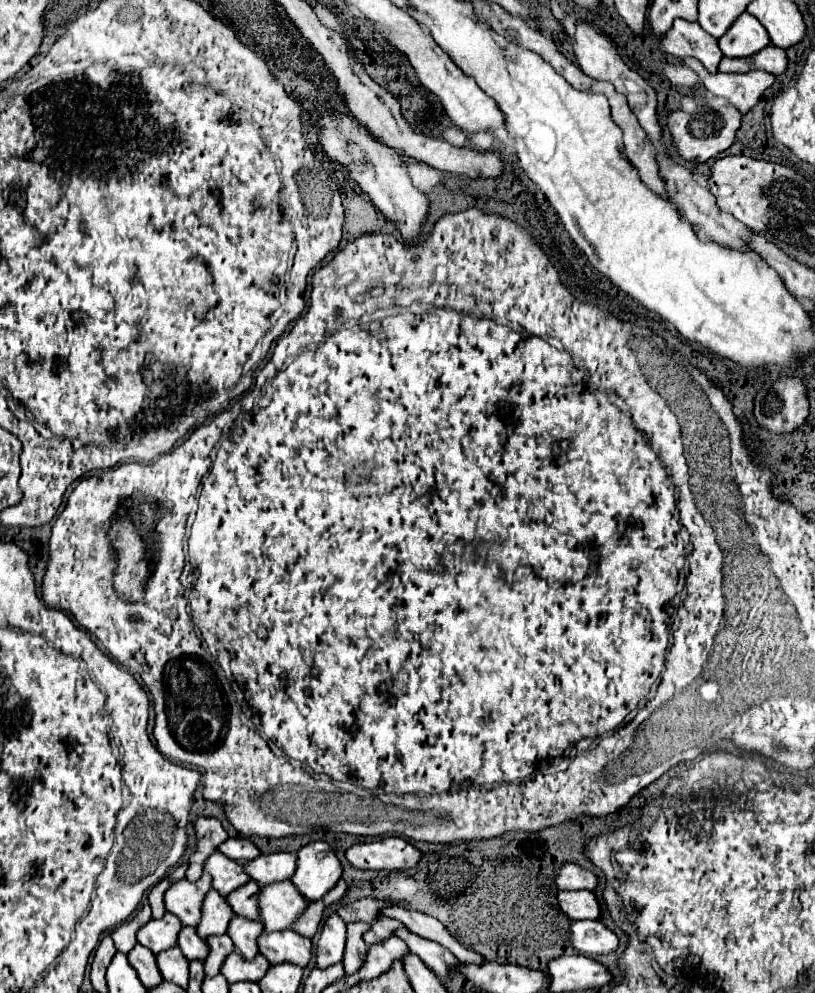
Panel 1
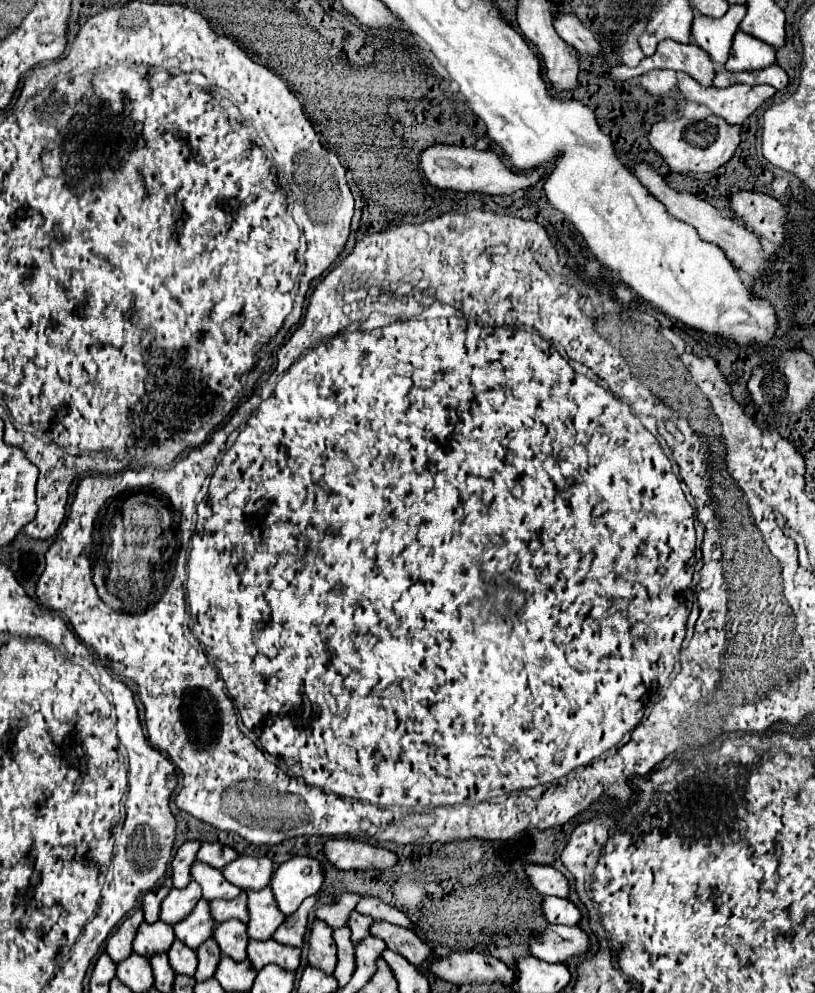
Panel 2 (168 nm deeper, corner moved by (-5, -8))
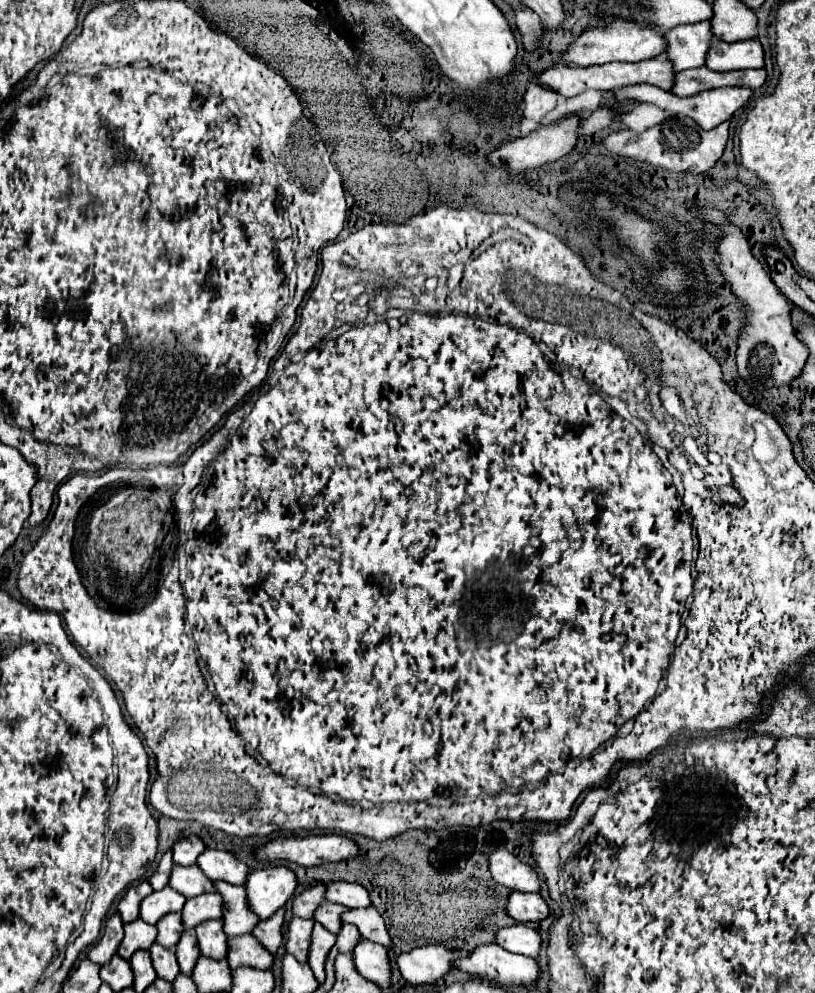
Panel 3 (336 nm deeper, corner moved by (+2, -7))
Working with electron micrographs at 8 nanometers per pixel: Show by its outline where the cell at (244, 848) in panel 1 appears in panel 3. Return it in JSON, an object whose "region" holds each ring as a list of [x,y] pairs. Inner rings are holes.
{"region":[[[189,835],[185,839],[175,841],[171,851],[173,851],[173,863],[187,867],[187,865],[193,865],[197,861],[201,851],[205,851],[205,845],[197,835]]]}

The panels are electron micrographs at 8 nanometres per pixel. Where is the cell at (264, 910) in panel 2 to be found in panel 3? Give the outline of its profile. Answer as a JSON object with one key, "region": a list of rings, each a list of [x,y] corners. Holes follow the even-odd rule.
{"region":[[[213,881],[217,893],[221,893],[223,897],[223,931],[229,937],[237,937],[237,935],[247,935],[253,931],[255,923],[259,923],[259,917],[253,913],[247,905],[247,897],[245,897],[245,889],[225,883],[225,881]]]}

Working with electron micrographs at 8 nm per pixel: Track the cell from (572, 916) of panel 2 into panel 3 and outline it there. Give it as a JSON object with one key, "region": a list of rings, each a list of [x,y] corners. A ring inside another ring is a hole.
{"region":[[[513,891],[507,899],[505,913],[515,919],[517,923],[525,921],[539,921],[549,915],[549,907],[539,893],[521,893]]]}

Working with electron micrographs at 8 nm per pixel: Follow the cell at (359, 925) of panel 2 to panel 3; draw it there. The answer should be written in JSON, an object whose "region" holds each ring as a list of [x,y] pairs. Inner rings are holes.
{"region":[[[325,901],[323,905],[317,907],[313,919],[319,921],[327,931],[337,933],[339,927],[341,927],[341,913],[343,913],[343,911],[345,911],[345,909],[339,907],[337,903],[327,903],[327,901]]]}

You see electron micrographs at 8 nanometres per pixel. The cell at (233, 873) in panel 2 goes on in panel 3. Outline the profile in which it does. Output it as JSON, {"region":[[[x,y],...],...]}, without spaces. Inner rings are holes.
{"region":[[[205,849],[199,855],[197,865],[211,881],[221,879],[221,881],[227,881],[227,883],[233,883],[233,885],[243,885],[245,879],[247,879],[247,865],[243,861],[235,859],[227,851]]]}

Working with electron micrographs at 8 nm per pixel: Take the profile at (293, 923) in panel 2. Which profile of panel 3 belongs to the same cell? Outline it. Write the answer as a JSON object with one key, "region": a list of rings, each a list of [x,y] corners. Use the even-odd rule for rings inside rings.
{"region":[[[279,909],[275,915],[271,915],[269,919],[261,921],[255,925],[255,929],[251,931],[251,935],[269,951],[275,953],[277,947],[281,945],[281,927],[283,927],[283,909]]]}

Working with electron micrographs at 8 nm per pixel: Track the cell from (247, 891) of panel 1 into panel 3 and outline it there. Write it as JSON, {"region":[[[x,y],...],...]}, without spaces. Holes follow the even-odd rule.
{"region":[[[203,893],[197,897],[191,897],[183,905],[183,927],[193,929],[195,925],[209,921],[209,919],[221,919],[223,915],[223,901],[217,893]]]}

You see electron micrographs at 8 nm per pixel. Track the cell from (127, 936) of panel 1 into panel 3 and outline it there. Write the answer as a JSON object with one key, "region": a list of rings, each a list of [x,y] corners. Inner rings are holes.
{"region":[[[113,913],[113,915],[109,915],[109,919],[105,923],[103,935],[89,949],[87,959],[91,959],[97,965],[105,965],[117,953],[121,939],[123,939],[123,923],[121,923],[121,917],[117,913]]]}

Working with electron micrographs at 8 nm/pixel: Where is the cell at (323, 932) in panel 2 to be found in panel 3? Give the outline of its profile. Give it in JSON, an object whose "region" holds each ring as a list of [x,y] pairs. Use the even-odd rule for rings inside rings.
{"region":[[[291,917],[289,925],[287,925],[287,941],[285,941],[285,949],[287,953],[295,955],[295,959],[299,963],[307,963],[307,953],[309,953],[309,945],[311,945],[311,927],[313,927],[313,919],[301,919],[301,917]]]}

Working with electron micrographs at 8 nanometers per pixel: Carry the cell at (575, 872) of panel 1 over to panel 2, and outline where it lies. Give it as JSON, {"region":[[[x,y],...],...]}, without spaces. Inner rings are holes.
{"region":[[[526,866],[526,874],[532,882],[532,886],[542,894],[542,896],[560,896],[568,898],[570,894],[570,884],[562,872],[558,872],[552,866]]]}

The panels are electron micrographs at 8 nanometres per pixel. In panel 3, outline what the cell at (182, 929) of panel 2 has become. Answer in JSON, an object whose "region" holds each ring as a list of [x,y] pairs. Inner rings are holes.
{"region":[[[167,913],[165,917],[161,917],[157,921],[157,937],[155,943],[173,949],[175,943],[179,941],[179,935],[183,933],[183,923],[181,923],[181,915],[179,913]]]}

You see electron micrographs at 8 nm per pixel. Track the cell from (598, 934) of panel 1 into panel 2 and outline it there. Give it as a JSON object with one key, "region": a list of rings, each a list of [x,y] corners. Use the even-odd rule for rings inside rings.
{"region":[[[546,926],[532,942],[532,956],[546,962],[566,962],[572,956],[584,956],[592,950],[590,936],[580,926]]]}

